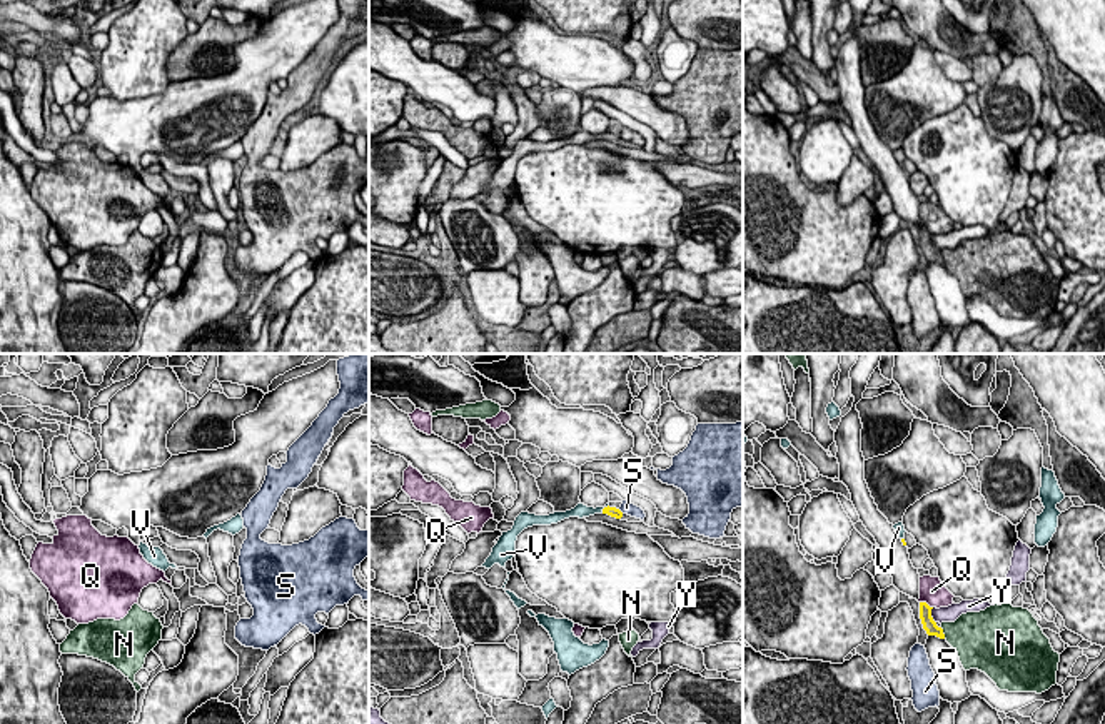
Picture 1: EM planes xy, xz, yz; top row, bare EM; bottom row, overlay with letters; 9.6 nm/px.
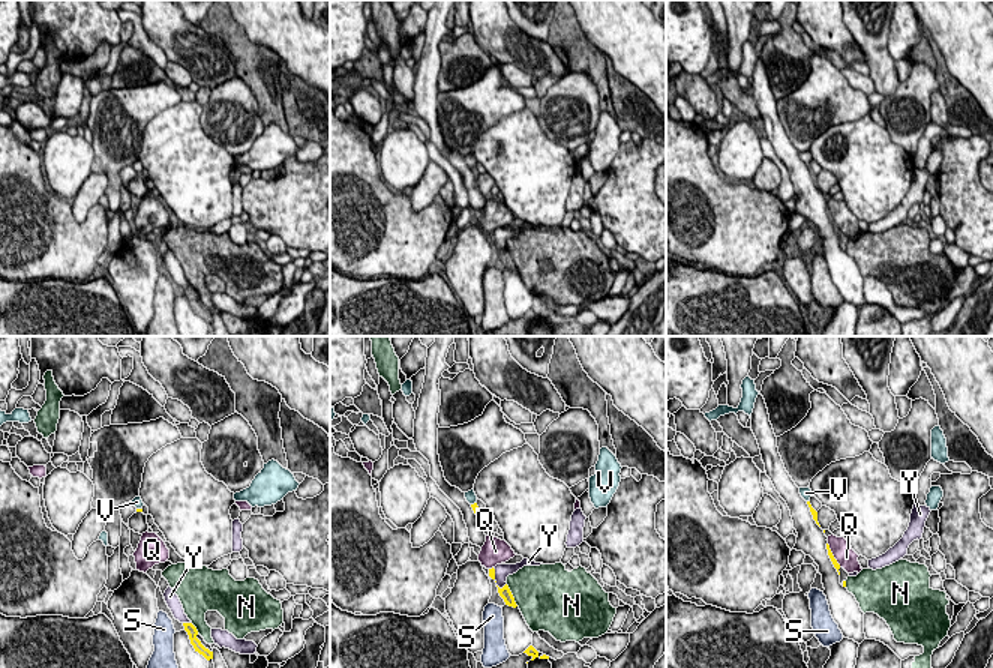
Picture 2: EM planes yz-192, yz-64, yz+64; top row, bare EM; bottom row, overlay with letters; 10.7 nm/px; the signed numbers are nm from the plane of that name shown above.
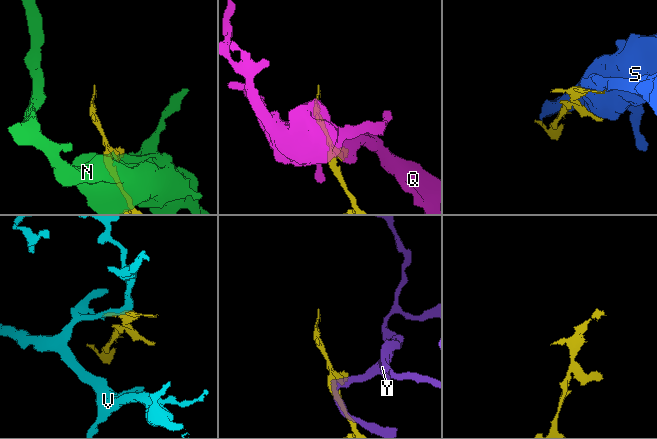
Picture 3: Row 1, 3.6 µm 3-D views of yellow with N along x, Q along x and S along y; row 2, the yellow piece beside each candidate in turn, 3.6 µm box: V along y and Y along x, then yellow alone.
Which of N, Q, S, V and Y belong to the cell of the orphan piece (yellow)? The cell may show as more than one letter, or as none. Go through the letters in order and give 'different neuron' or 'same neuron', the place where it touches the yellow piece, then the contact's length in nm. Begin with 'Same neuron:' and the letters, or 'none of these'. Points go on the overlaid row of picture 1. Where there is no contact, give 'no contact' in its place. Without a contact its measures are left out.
Same neuron: V
N: different neuron | yz (942, 633) | 120 nm
Q: different neuron | yz (925, 603) | 140 nm
S: different neuron | xz (620, 511) | 70 nm
V: same neuron | xz (605, 507) | 110 nm
Y: different neuron | yz (930, 616) | 160 nm

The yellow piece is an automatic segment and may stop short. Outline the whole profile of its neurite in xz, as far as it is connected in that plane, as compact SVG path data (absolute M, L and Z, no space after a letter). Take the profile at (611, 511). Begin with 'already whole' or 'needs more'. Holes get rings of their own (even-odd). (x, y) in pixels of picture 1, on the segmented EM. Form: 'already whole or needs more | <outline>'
needs more | M609 502L604 507L588 507L584 504L578 504L574 509L566 510L566 512L554 512L549 515L536 515L536 514L529 514L529 512L521 512L511 530L502 532L502 535L499 537L497 544L492 547L491 556L486 559L486 562L481 567L491 569L494 564L499 564L501 567L506 569L506 562L511 561L514 557L514 551L516 551L516 540L517 535L532 525L551 525L551 524L558 524L564 519L569 517L589 517L594 514L608 514L611 517L621 519L623 512L616 507L611 507Z

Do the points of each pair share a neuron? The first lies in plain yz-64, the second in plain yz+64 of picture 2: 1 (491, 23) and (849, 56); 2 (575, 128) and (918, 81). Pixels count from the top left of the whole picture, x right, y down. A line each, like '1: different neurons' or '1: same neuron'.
1: same neuron
2: same neuron

